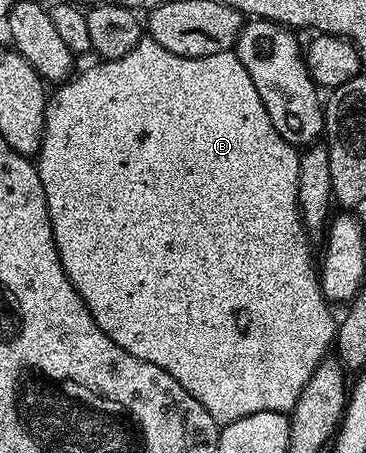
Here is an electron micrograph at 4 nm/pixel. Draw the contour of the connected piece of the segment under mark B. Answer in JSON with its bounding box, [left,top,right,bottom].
[35,38,338,422]

